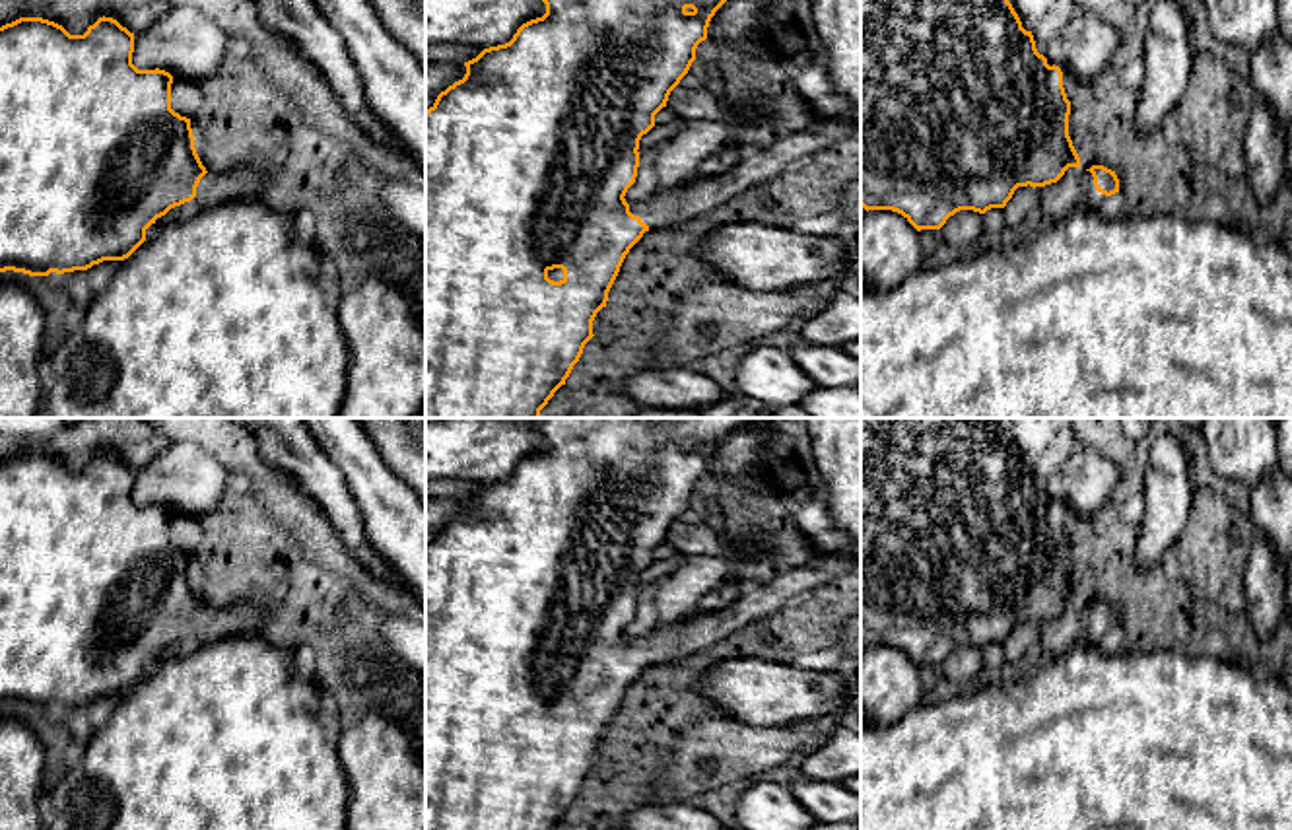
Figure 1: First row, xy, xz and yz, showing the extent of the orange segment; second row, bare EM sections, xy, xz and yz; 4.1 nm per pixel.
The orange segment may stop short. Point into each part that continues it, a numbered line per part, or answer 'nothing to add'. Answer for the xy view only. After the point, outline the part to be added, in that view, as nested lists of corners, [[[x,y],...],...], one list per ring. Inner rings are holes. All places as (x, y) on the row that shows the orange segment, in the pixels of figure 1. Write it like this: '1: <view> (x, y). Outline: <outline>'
1: xy (245, 181). Outline: [[[251,163],[239,165],[225,173],[208,171],[196,187],[196,196],[190,202],[175,206],[165,216],[157,218],[146,229],[146,239],[150,239],[163,224],[171,220],[187,218],[223,202],[260,198],[266,189],[268,177]]]

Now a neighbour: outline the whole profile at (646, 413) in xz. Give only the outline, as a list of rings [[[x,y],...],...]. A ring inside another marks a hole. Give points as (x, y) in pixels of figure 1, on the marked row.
[[[641,408],[633,418],[707,418],[701,410],[688,408]]]

